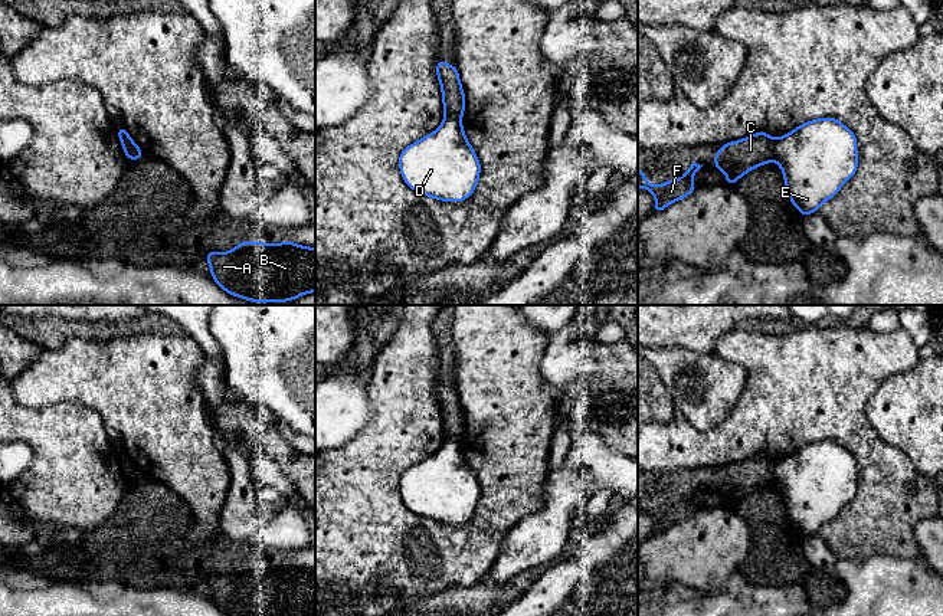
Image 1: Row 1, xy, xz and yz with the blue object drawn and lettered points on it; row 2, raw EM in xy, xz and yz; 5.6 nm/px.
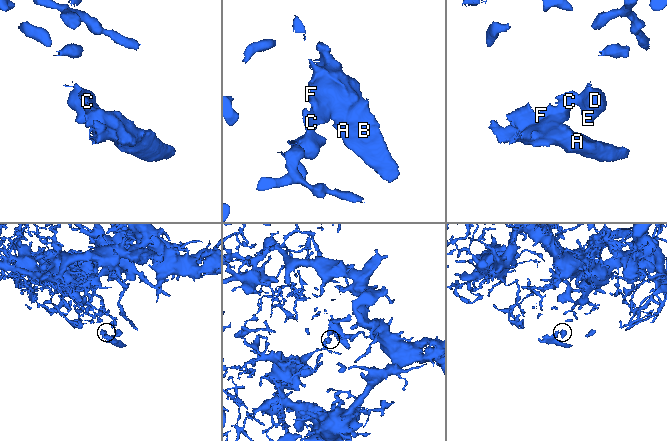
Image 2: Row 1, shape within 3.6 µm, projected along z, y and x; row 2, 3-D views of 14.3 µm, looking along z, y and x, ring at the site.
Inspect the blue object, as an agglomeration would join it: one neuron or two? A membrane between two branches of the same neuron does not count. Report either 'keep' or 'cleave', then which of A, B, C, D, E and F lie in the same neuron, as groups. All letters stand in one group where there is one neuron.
cleave | A B C F / D E

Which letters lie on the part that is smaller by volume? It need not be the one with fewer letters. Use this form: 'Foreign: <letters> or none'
Foreign: A, B, C, F

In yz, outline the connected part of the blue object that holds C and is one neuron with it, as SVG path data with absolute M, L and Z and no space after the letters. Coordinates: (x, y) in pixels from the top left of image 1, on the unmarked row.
M764 453L749 458L740 463L726 465L711 478L714 491L726 494L724 507L733 508L740 499L753 491L775 484L775 462Z

